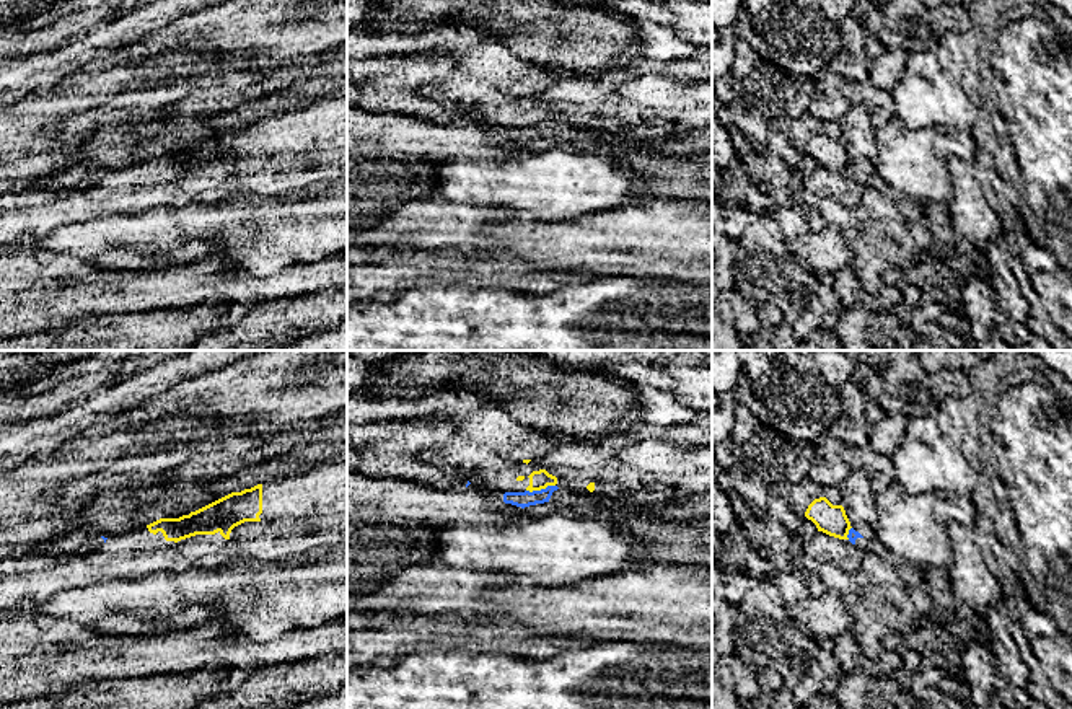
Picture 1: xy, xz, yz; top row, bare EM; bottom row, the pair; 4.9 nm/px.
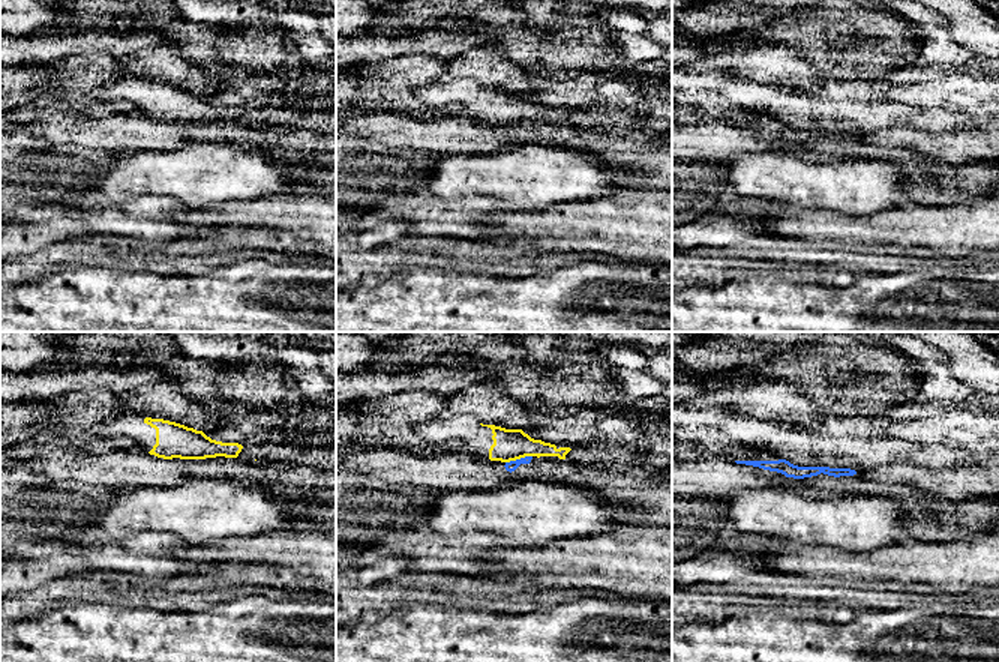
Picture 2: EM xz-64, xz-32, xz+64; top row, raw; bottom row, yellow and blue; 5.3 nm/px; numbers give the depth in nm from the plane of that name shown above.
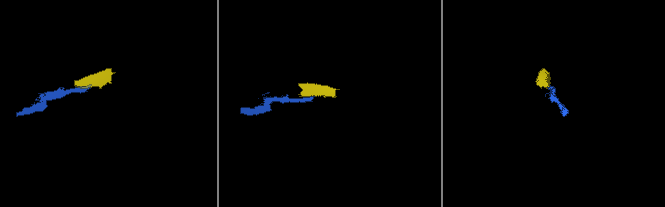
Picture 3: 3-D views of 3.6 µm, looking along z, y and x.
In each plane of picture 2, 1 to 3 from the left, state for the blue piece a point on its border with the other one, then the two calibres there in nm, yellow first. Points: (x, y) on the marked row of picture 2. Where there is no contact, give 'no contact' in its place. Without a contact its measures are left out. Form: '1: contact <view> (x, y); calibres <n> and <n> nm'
1: no contact
2: contact xz-32 (518, 458); calibres 180 and 60 nm
3: no contact

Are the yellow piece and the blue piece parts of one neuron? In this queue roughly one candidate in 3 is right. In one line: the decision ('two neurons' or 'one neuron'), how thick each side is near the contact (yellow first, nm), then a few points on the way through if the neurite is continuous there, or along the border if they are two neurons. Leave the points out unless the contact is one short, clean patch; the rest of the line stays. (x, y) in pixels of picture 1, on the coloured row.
two neurons | 100/80 nm | along xz (554, 484), (544, 489), (527, 491)

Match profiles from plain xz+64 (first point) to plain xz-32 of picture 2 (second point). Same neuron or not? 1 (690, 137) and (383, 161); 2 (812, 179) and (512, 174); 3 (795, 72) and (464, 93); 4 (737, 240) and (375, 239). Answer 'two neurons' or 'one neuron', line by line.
1: two neurons
2: one neuron
3: two neurons
4: two neurons

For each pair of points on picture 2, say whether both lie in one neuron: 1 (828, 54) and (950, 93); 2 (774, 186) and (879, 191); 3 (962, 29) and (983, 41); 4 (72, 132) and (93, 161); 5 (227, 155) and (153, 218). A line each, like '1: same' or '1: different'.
1: different
2: same
3: same
4: different
5: different

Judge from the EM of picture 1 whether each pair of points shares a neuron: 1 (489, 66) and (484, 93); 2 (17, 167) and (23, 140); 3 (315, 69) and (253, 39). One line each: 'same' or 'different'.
1: different
2: different
3: different

